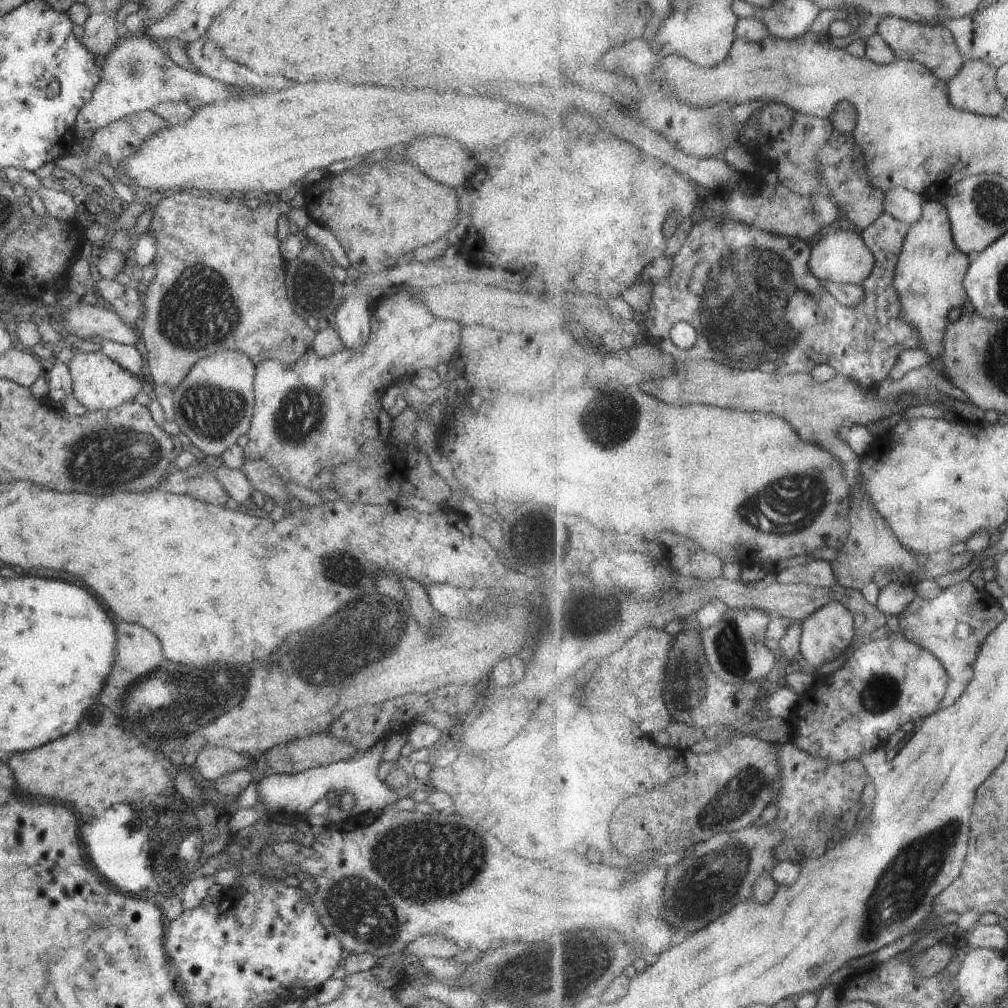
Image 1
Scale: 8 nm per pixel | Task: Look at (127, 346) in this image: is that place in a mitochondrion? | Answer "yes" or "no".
no

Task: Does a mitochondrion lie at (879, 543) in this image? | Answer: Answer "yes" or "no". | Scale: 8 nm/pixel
no

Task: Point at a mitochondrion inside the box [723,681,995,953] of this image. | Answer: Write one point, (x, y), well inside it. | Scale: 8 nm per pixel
(908, 879)

